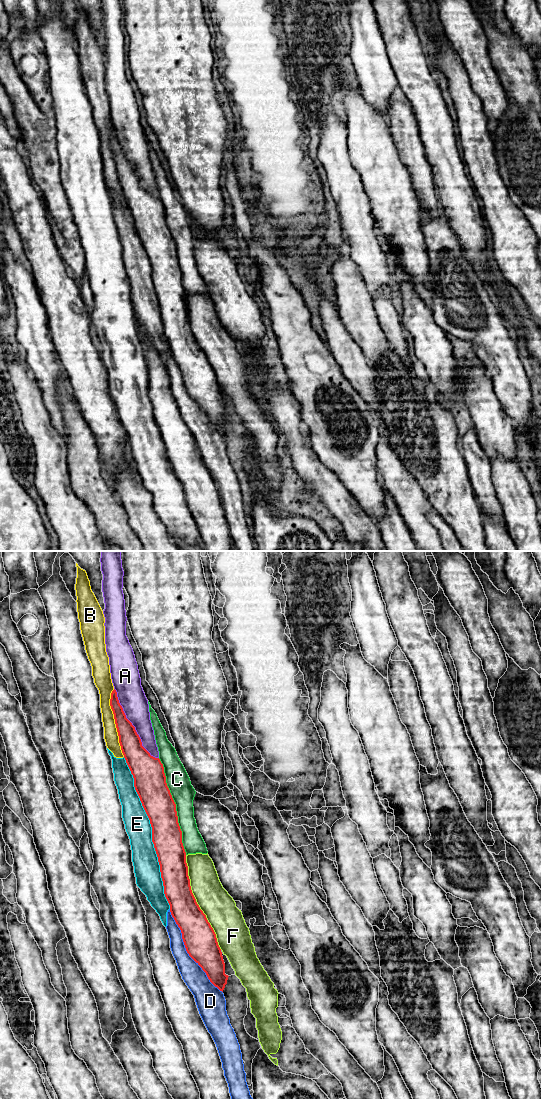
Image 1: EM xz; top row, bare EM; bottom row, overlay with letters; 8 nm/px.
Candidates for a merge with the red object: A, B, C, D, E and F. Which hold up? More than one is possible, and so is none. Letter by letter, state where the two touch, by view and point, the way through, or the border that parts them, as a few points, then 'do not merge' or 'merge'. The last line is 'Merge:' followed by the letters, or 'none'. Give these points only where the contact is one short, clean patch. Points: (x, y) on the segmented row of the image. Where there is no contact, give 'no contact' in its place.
A: xz (132, 725) | do not merge
B: xz (115, 723) | merge
C: xz (175, 806) | do not merge
D: xz (186, 950) | do not merge
E: xz (152, 833) | do not merge
F: xz (196, 902) | do not merge
Merge: B

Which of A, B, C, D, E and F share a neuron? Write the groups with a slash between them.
A / B / C / D / E / F

